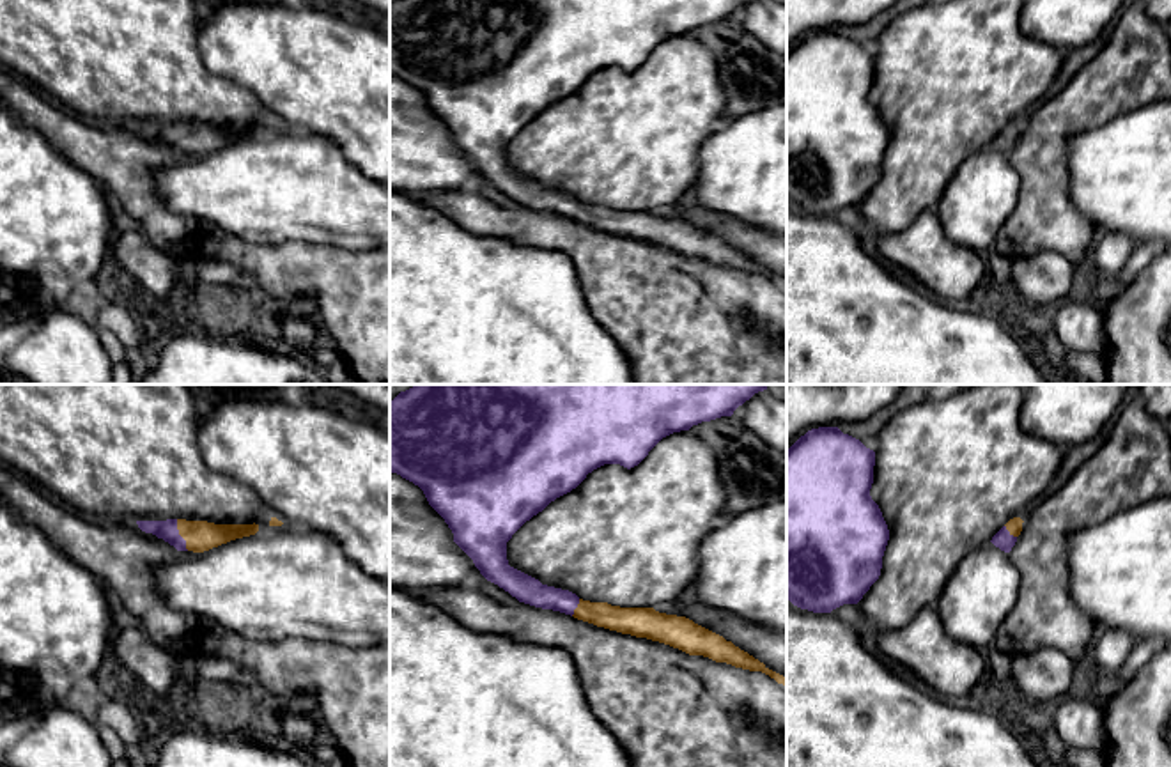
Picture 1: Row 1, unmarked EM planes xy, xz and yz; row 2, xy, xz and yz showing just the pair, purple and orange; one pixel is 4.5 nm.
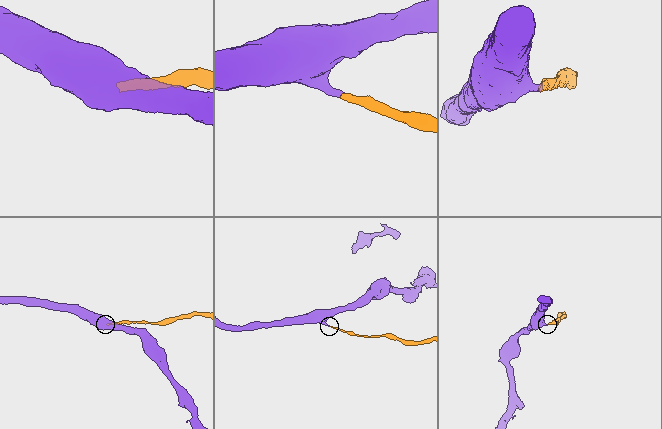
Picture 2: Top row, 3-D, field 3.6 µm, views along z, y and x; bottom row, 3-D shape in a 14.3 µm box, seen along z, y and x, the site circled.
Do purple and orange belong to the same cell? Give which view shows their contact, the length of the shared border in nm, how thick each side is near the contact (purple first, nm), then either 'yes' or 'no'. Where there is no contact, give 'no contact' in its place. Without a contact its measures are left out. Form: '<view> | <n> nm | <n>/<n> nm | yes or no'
xy | 160 nm | 90/140 nm | yes

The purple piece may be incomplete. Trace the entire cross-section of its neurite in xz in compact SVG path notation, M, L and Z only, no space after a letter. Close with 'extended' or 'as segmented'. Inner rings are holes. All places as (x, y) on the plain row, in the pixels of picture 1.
M395 0L390 4L390 74L418 89L429 108L445 122L454 145L473 163L480 177L508 195L519 205L570 218L578 223L647 241L679 252L689 259L703 259L735 271L762 275L778 287L787 282L723 239L686 220L659 216L654 211L620 211L608 205L590 205L576 197L542 188L539 182L514 172L507 163L507 145L533 119L551 105L576 92L588 76L604 67L638 69L666 39L689 34L693 28L733 14L751 0Z | extended

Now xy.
M136 124L138 131L163 142L177 154L204 156L259 135L259 128L214 128L207 124Z | extended

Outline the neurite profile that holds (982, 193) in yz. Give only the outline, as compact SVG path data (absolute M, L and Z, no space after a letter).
M992 145L965 158L951 175L935 211L944 234L989 253L1019 202L1020 175Z

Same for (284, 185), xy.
M268 129L158 170L154 191L170 211L255 244L305 241L354 252L390 248L390 184L363 175L322 135Z

